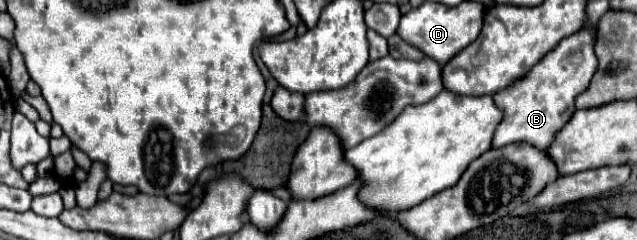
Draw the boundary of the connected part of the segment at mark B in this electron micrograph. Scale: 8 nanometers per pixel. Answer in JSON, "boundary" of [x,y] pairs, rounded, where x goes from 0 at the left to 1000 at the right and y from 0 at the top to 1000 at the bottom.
{"boundary":[[[920,108],[904,142],[892,150],[882,183],[876,183],[867,217],[860,217],[819,333],[810,333],[791,383],[779,383],[776,425],[791,467],[791,500],[776,558],[772,608],[794,608],[813,583],[829,583],[841,600],[841,617],[860,617],[873,558],[885,533],[885,517],[901,475],[901,417],[914,392],[929,317],[939,292],[939,242],[932,225],[936,108]]]}

